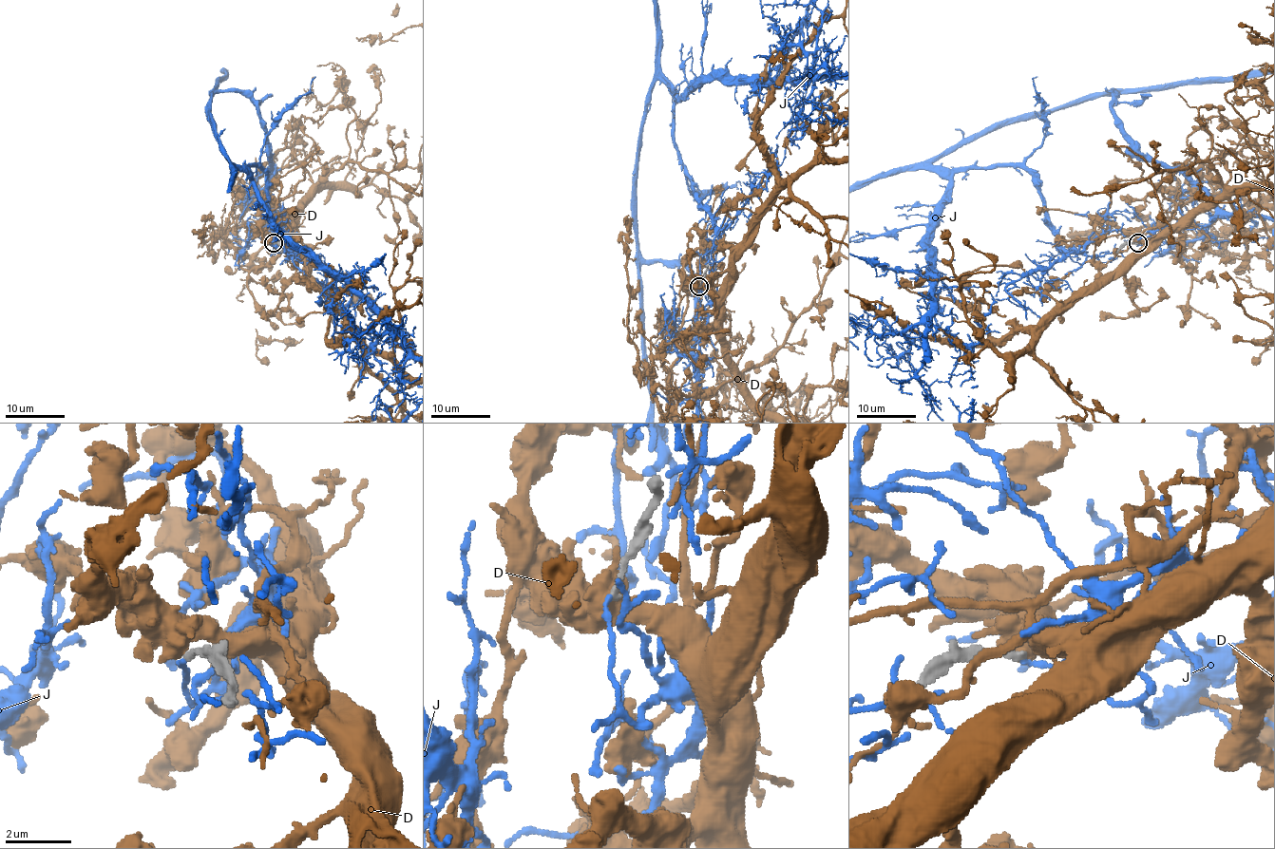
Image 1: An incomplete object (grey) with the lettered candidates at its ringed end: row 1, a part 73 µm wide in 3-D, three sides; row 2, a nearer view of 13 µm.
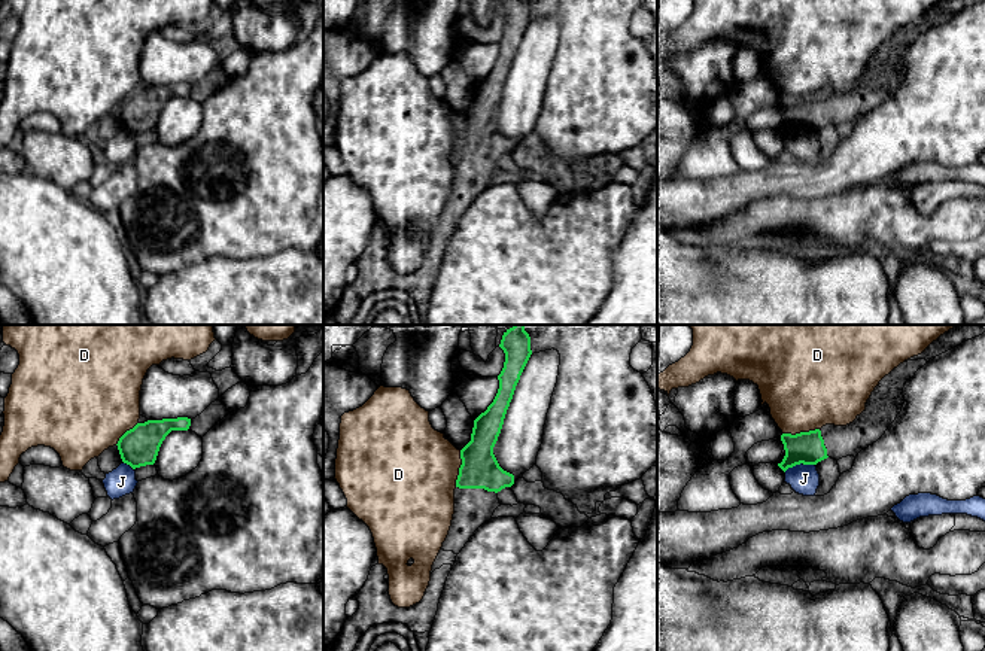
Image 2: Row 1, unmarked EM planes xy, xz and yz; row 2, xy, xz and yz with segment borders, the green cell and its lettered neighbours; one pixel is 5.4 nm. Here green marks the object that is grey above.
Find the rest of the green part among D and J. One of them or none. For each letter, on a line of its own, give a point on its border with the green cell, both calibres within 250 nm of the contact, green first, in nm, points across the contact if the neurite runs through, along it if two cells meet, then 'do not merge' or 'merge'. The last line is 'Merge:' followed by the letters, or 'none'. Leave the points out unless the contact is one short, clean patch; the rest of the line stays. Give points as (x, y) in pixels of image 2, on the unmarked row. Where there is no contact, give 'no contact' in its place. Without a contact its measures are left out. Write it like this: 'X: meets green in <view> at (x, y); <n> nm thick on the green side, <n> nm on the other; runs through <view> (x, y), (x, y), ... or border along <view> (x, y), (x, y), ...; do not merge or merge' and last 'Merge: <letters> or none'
D: meets green in xz at (459, 134); 200 nm thick on the green side, 480 nm on the other; border along xz (461, 116), (461, 133), (455, 152); do not merge
J: meets green in yz at (799, 130); 180 nm thick on the green side, 160 nm on the other; border along yz (814, 130), (796, 130), (784, 137); do not merge
Merge: none

